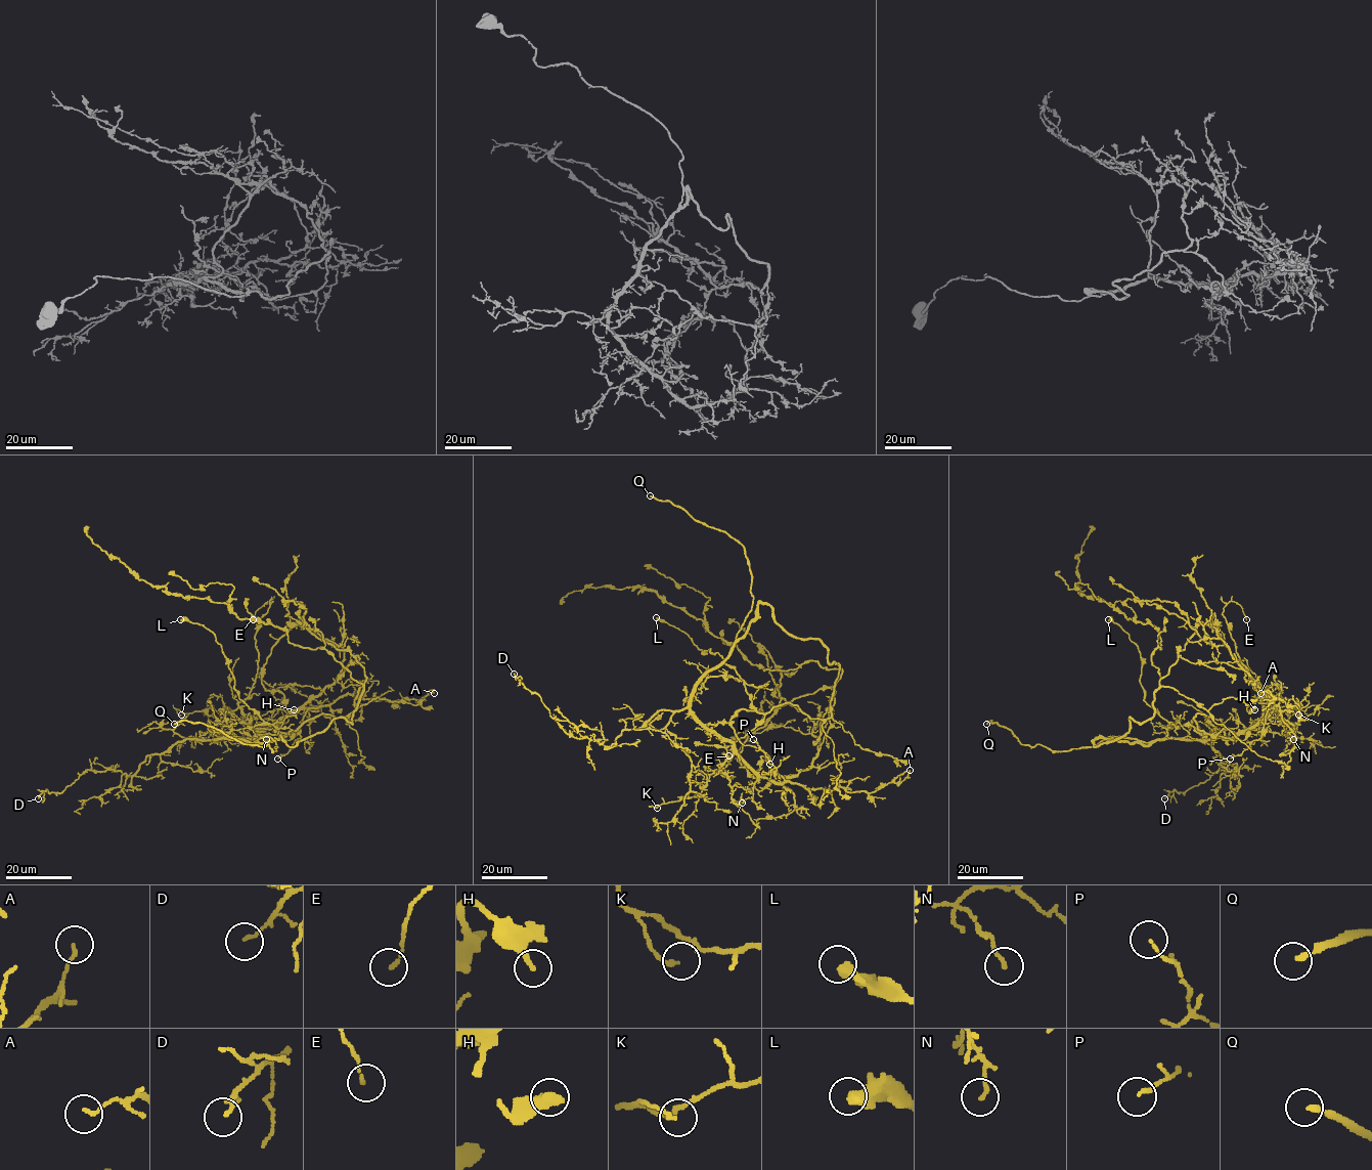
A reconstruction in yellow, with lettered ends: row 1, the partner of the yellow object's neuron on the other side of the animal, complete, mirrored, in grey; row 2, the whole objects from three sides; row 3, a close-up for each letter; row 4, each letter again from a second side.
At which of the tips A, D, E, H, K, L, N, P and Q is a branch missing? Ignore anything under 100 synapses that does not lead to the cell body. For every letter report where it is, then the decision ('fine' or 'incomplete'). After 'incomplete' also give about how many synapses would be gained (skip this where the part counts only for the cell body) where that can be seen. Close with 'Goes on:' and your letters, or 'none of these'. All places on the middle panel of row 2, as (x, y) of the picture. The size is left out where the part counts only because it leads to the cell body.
A: (910, 770) | fine
D: (514, 674) | fine
E: (728, 755) | fine
H: (769, 764) | fine
K: (657, 808) | fine
L: (656, 617) | fine
N: (742, 803) | fine
P: (753, 739) | fine
Q: (650, 495) | incomplete
Goes on: Q

